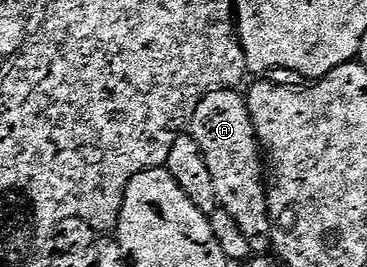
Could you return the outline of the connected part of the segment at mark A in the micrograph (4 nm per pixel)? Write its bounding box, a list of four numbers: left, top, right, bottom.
[189,89,271,251]

